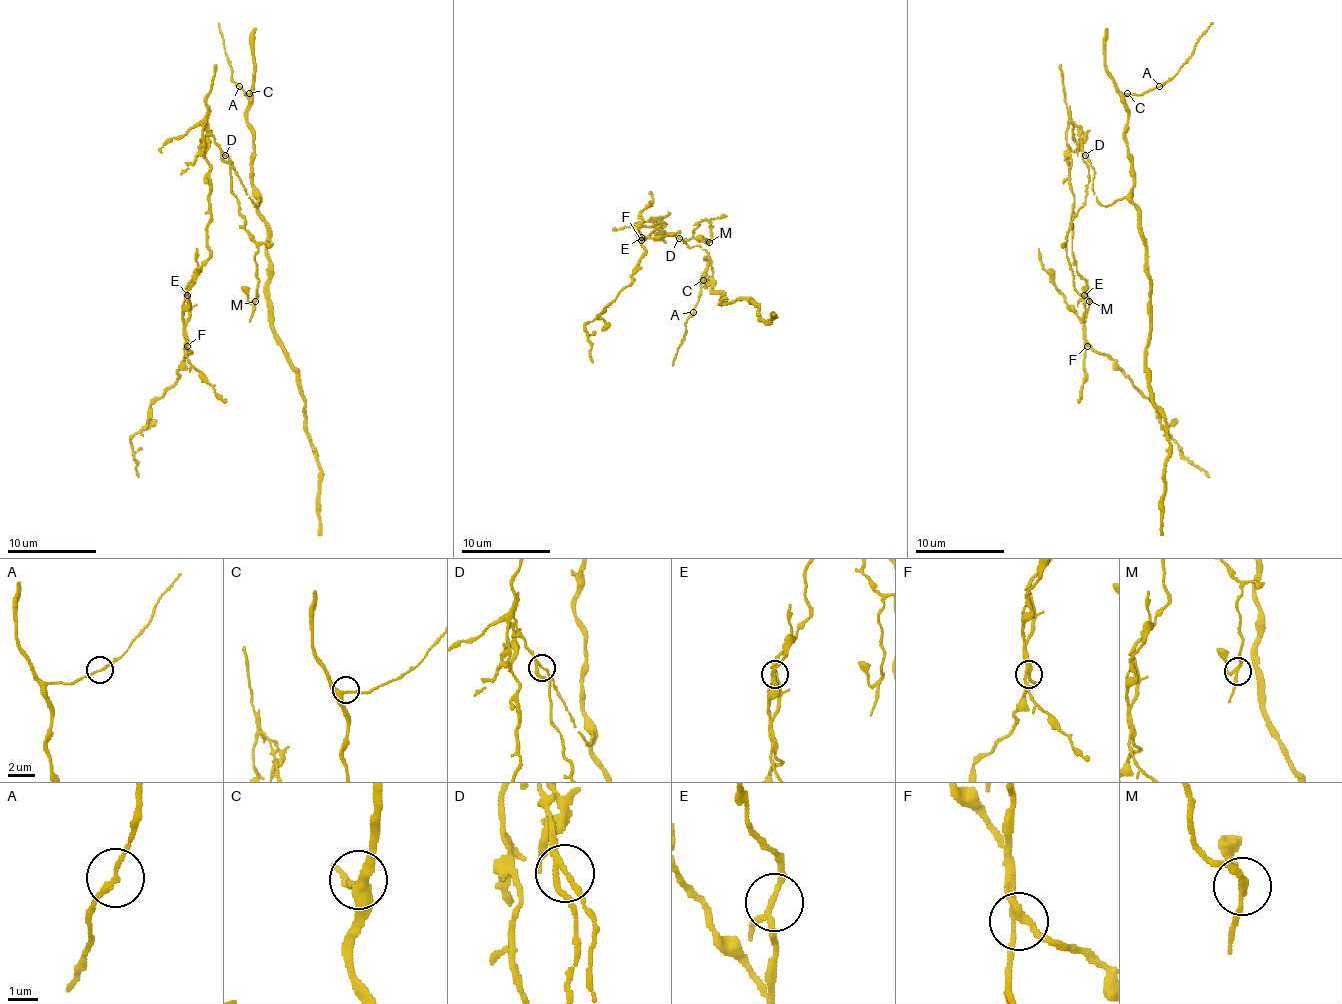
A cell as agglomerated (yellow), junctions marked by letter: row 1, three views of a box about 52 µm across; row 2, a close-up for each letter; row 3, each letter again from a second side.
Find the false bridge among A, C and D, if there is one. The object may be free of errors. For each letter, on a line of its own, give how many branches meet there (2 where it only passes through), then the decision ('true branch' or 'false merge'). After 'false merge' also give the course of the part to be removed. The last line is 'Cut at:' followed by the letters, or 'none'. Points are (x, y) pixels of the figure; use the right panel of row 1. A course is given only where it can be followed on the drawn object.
A: branches 2; true branch
C: branches 3; true branch
D: branches 3; false merge; course (1084, 155), (1069, 124), (1071, 255), (1087, 283), (1084, 339), (1155, 405), (1182, 454), (1209, 476)
Cut at: D

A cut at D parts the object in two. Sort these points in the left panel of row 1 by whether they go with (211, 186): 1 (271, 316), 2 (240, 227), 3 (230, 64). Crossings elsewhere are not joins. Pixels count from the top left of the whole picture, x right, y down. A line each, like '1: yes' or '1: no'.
1: no
2: yes
3: no

